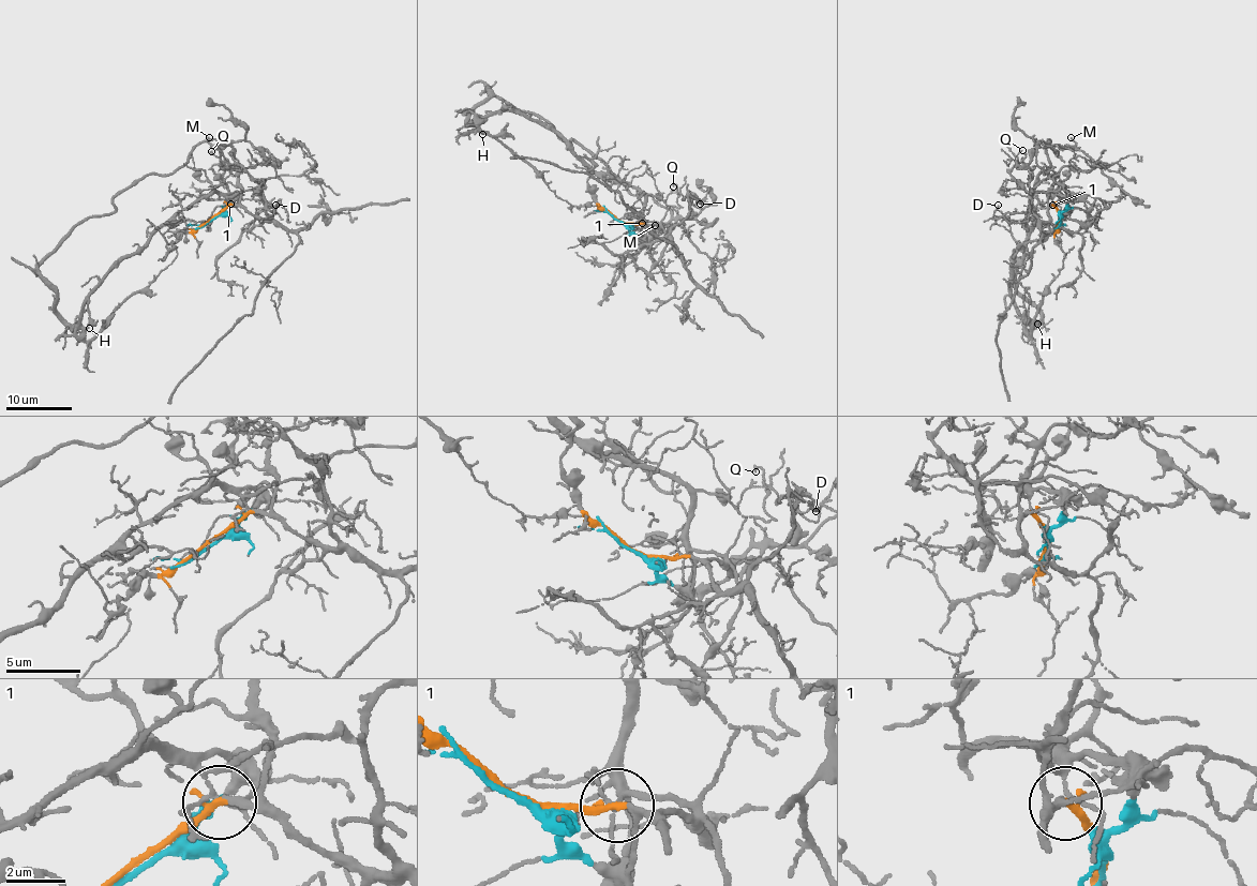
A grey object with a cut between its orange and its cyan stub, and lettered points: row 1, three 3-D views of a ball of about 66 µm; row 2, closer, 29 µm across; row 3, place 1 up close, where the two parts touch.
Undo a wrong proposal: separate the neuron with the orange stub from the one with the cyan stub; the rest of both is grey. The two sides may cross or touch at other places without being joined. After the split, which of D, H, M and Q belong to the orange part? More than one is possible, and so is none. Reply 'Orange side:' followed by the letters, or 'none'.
Orange side: D, Q

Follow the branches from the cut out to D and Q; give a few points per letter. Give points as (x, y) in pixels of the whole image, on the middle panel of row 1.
D: (617, 220), (653, 225), (657, 239), (663, 239), (688, 214), (689, 199), (700, 203)
Q: (617, 220), (653, 225), (657, 239), (663, 239), (682, 223), (691, 201), (673, 185)

